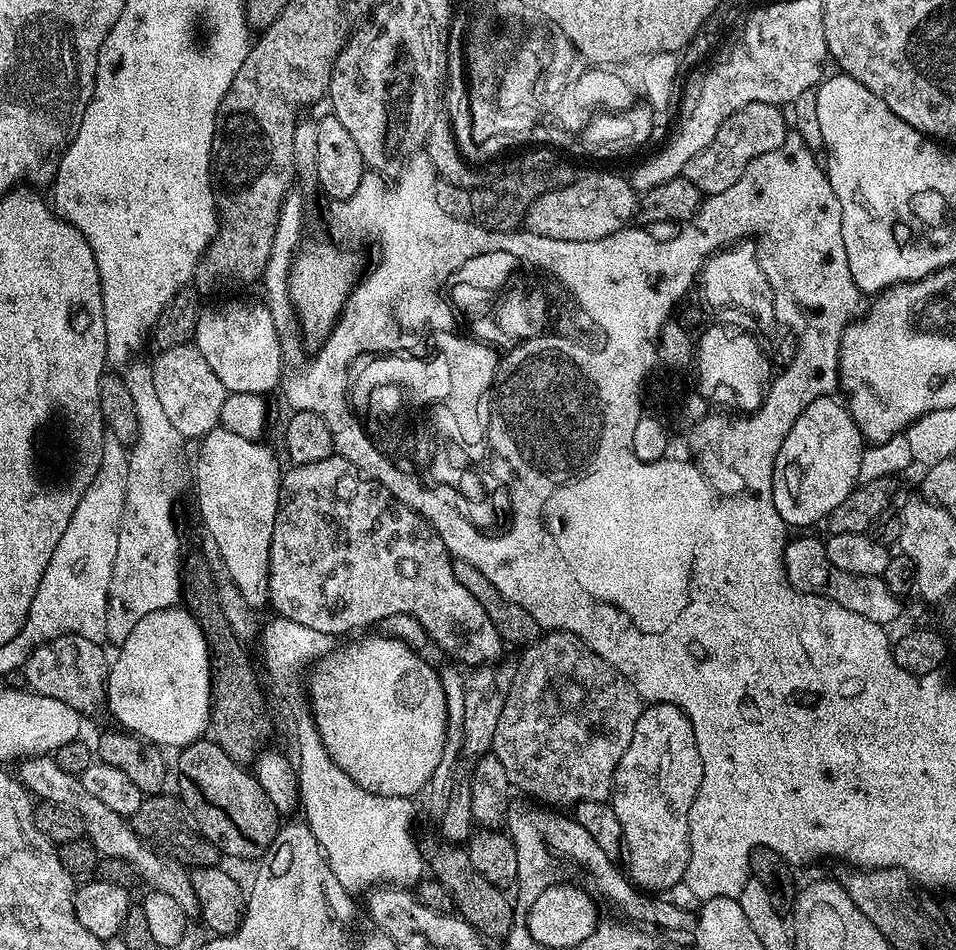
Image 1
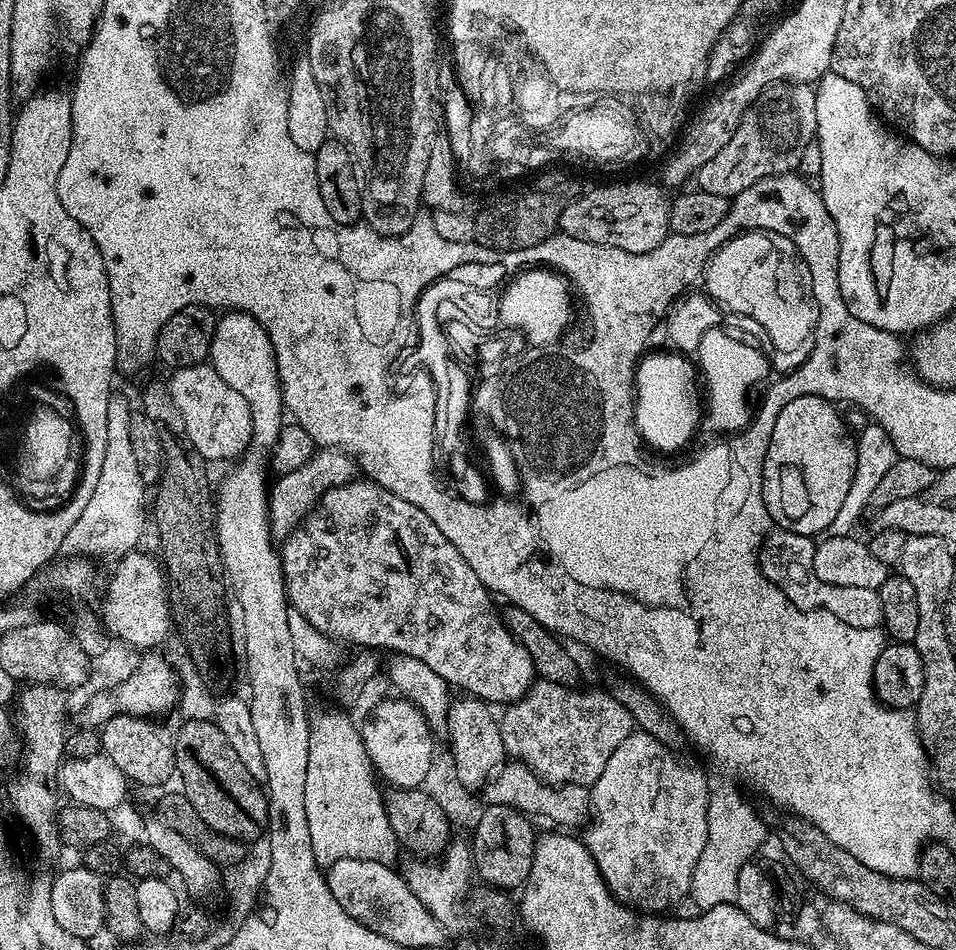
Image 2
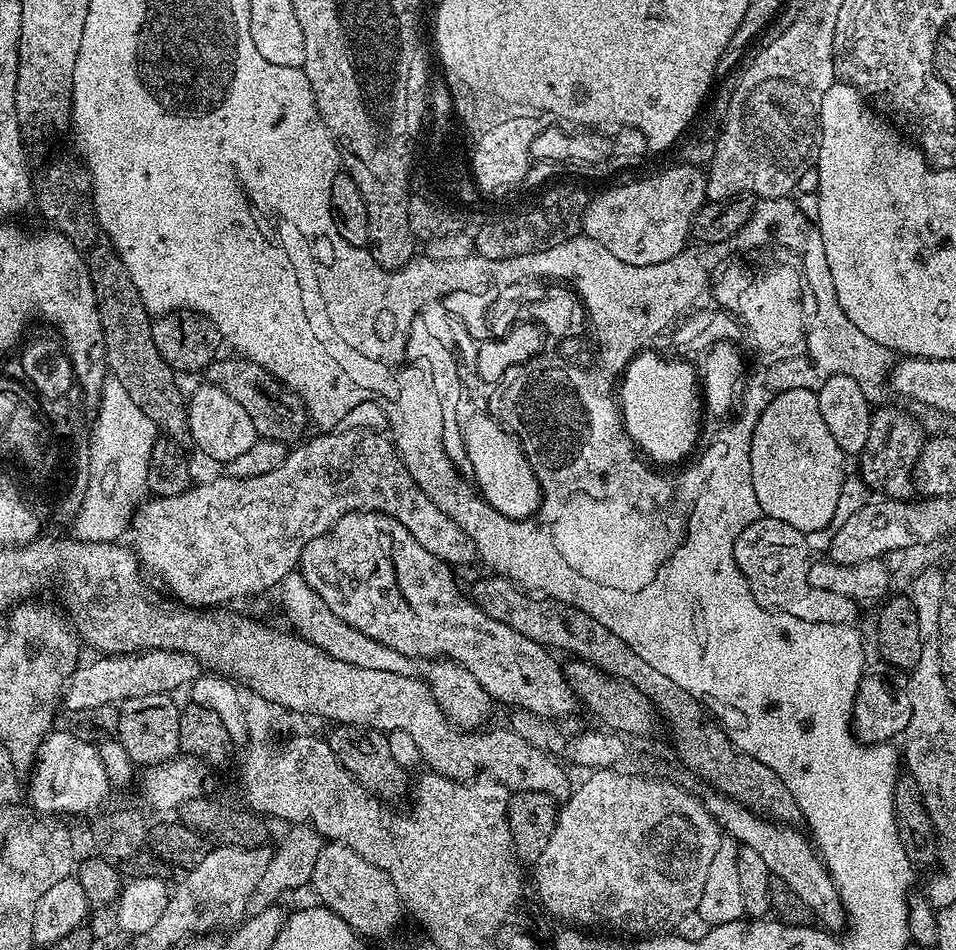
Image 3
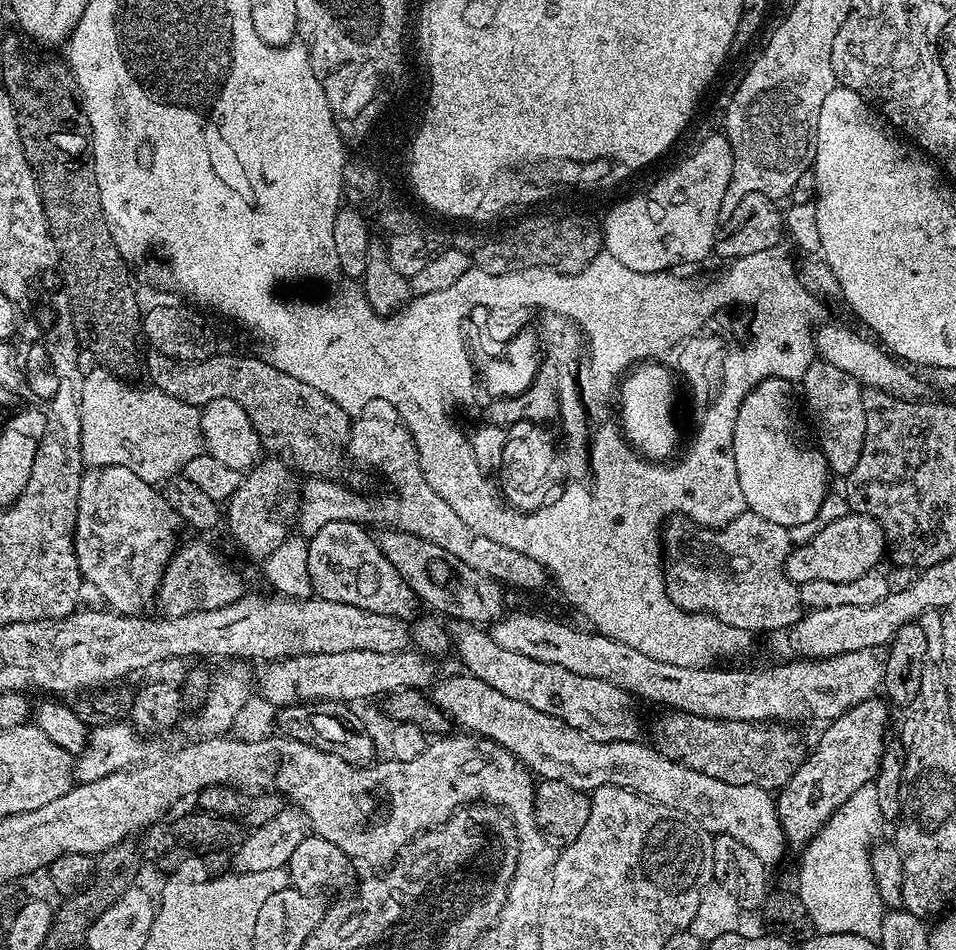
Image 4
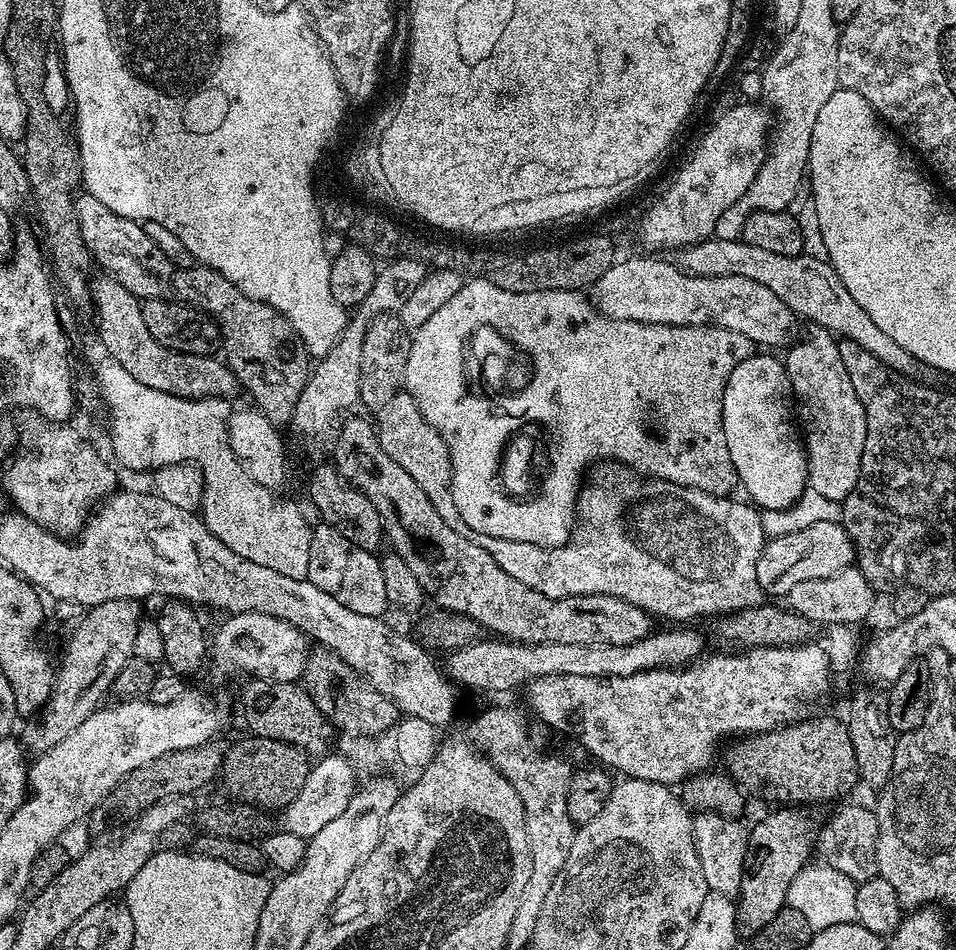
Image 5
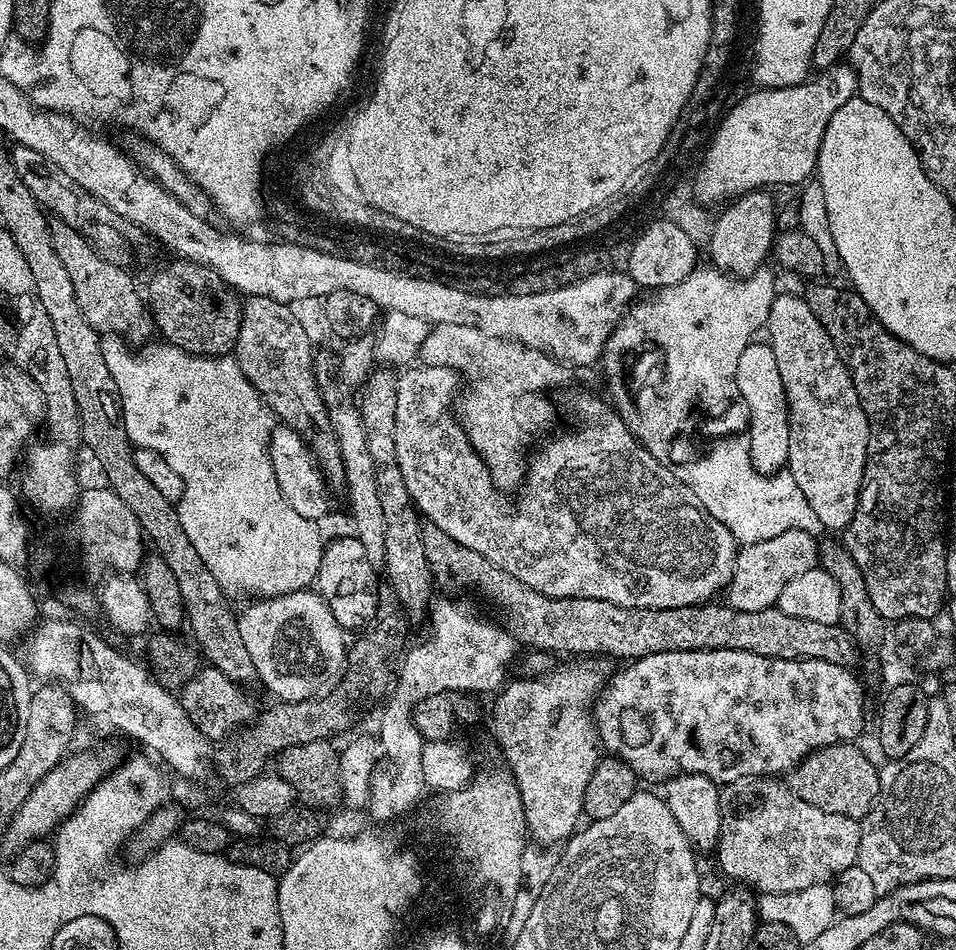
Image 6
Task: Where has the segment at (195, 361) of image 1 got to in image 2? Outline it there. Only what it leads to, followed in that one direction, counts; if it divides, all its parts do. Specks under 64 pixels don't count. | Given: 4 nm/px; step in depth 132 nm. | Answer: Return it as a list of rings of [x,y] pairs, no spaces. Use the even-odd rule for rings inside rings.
[[[205,362],[175,369],[167,377],[166,383],[170,398],[174,398],[174,406],[182,414],[182,422],[186,426],[186,439],[192,443],[194,450],[202,454],[205,462],[212,460],[233,461],[243,455],[252,443],[252,419],[250,406],[246,406],[246,398],[238,394],[231,386],[226,386],[222,378]]]

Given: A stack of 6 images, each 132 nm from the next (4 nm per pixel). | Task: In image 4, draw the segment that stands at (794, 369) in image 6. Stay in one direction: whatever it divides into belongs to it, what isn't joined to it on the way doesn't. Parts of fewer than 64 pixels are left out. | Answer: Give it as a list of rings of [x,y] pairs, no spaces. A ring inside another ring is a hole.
[[[814,362],[806,370],[802,387],[802,404],[814,433],[815,443],[828,463],[828,471],[835,475],[837,472],[840,478],[847,478],[862,454],[862,442],[866,434],[866,414],[862,410],[862,385],[850,378],[846,370],[838,370],[838,366]]]

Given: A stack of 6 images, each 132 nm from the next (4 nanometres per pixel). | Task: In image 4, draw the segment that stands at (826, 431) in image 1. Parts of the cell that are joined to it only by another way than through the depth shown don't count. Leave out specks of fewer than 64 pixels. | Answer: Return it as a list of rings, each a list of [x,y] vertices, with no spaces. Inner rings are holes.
[[[777,376],[758,382],[758,386],[754,386],[754,390],[750,390],[750,394],[746,394],[738,406],[738,422],[734,422],[732,439],[734,466],[738,466],[738,483],[742,485],[745,509],[758,514],[758,518],[778,522],[778,526],[787,529],[810,522],[830,492],[828,463],[819,447],[810,439],[797,397],[796,400],[792,397],[792,388],[793,381]],[[756,480],[768,483],[776,504],[768,500],[760,504]]]

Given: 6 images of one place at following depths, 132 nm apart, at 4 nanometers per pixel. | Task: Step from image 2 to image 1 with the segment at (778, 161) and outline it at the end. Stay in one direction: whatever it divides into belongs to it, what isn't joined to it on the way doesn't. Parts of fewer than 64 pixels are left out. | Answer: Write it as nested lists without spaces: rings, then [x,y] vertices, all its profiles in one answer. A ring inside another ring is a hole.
[[[754,102],[742,111],[734,113],[724,123],[722,130],[718,130],[714,142],[710,142],[710,146],[706,146],[702,154],[690,158],[690,162],[686,164],[684,177],[694,182],[694,186],[698,186],[698,190],[705,197],[717,196],[730,190],[730,186],[734,186],[734,182],[742,178],[746,166],[750,166],[754,158],[770,150],[778,150],[778,146],[782,146],[788,139],[790,129],[780,112],[783,111],[777,105]]]

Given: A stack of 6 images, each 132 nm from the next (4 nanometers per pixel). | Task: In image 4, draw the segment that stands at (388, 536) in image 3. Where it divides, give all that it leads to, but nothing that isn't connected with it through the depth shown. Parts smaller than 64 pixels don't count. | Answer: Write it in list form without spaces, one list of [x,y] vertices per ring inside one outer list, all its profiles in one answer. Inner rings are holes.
[[[343,520],[326,522],[318,534],[310,537],[308,565],[312,591],[321,600],[346,602],[374,614],[392,615],[411,621],[417,615],[417,598],[410,586],[406,586],[402,574],[390,566],[390,558],[382,554],[379,543],[368,532],[371,531],[365,525]],[[461,623],[457,628],[460,629],[454,632],[454,652],[467,675],[486,682],[486,686],[494,686],[506,698],[518,698],[518,702],[526,702],[526,706],[534,706],[534,710],[542,710],[542,714],[550,714],[598,742],[634,740],[641,735],[640,720],[636,717],[637,701],[614,686],[614,682],[582,678],[557,664],[534,662],[526,654],[514,654],[498,646],[491,631],[483,627]]]

